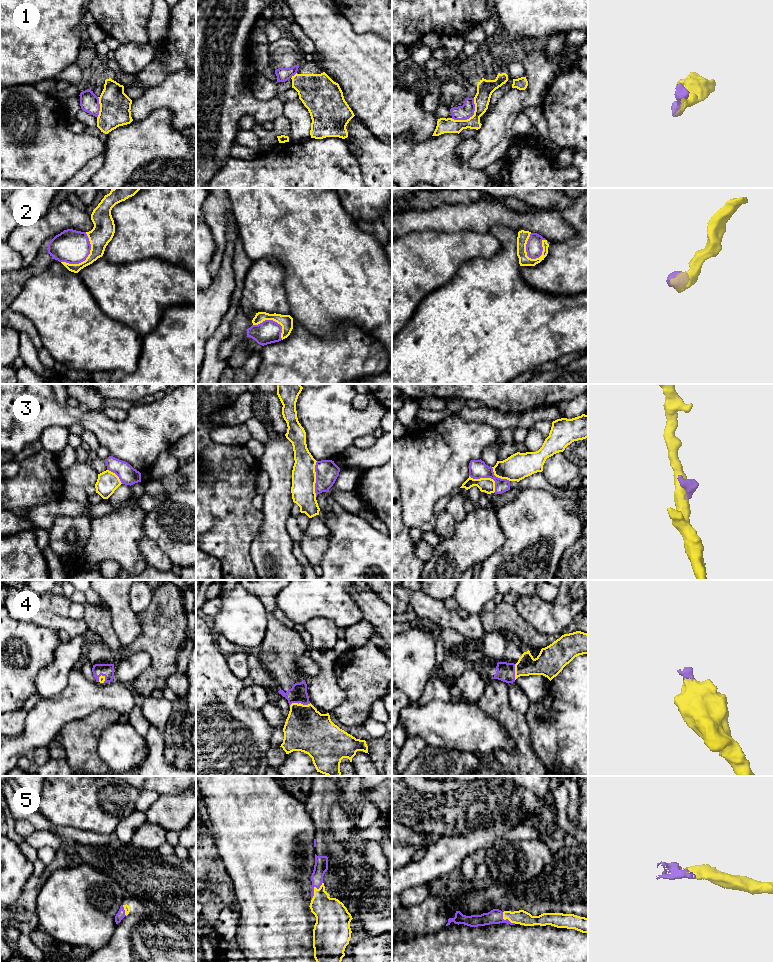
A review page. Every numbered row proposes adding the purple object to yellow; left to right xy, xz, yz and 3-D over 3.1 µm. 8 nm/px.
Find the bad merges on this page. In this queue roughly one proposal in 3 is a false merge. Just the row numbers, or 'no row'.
1, 3

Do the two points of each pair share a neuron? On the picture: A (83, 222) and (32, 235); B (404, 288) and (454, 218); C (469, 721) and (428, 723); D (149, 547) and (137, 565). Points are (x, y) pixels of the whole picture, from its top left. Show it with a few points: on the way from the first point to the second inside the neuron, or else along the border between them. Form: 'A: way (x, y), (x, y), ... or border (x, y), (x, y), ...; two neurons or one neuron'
A: way (70, 222), (54, 222), (45, 228); one neuron
B: border (467, 229), (459, 231), (421, 231); two neurons
C: way (459, 723), (438, 723); one neuron
D: border (144, 536), (139, 544), (139, 551), (148, 565); two neurons

